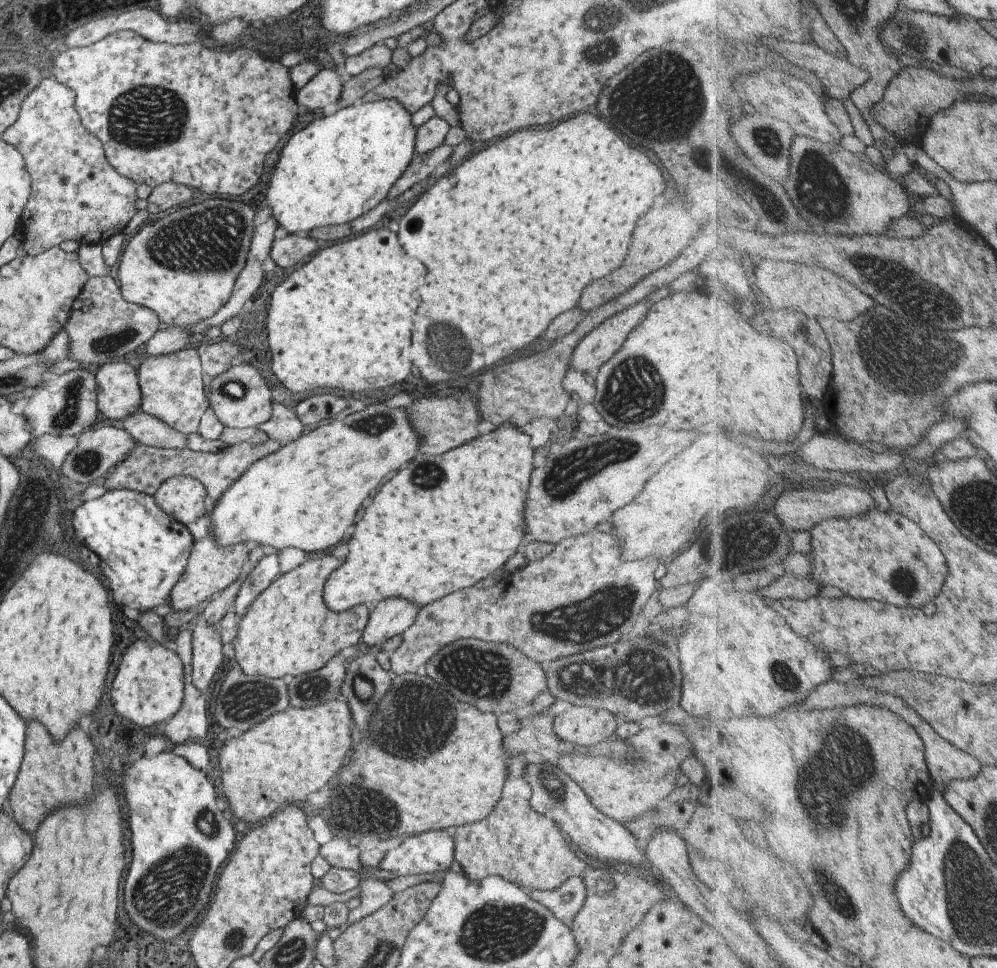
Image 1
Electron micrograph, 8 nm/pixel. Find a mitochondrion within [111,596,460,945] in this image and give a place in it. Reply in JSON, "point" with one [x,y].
{"point":[165,901]}

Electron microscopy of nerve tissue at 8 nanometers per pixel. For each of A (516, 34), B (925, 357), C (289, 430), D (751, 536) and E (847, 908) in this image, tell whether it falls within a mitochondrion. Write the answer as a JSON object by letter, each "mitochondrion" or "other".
{"A":"other","B":"mitochondrion","C":"other","D":"mitochondrion","E":"mitochondrion"}

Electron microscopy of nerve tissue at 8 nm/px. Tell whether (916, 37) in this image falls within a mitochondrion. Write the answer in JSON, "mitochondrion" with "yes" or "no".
{"mitochondrion":"yes"}

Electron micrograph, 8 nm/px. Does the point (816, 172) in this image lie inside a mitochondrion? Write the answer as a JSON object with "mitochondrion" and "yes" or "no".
{"mitochondrion":"yes"}

